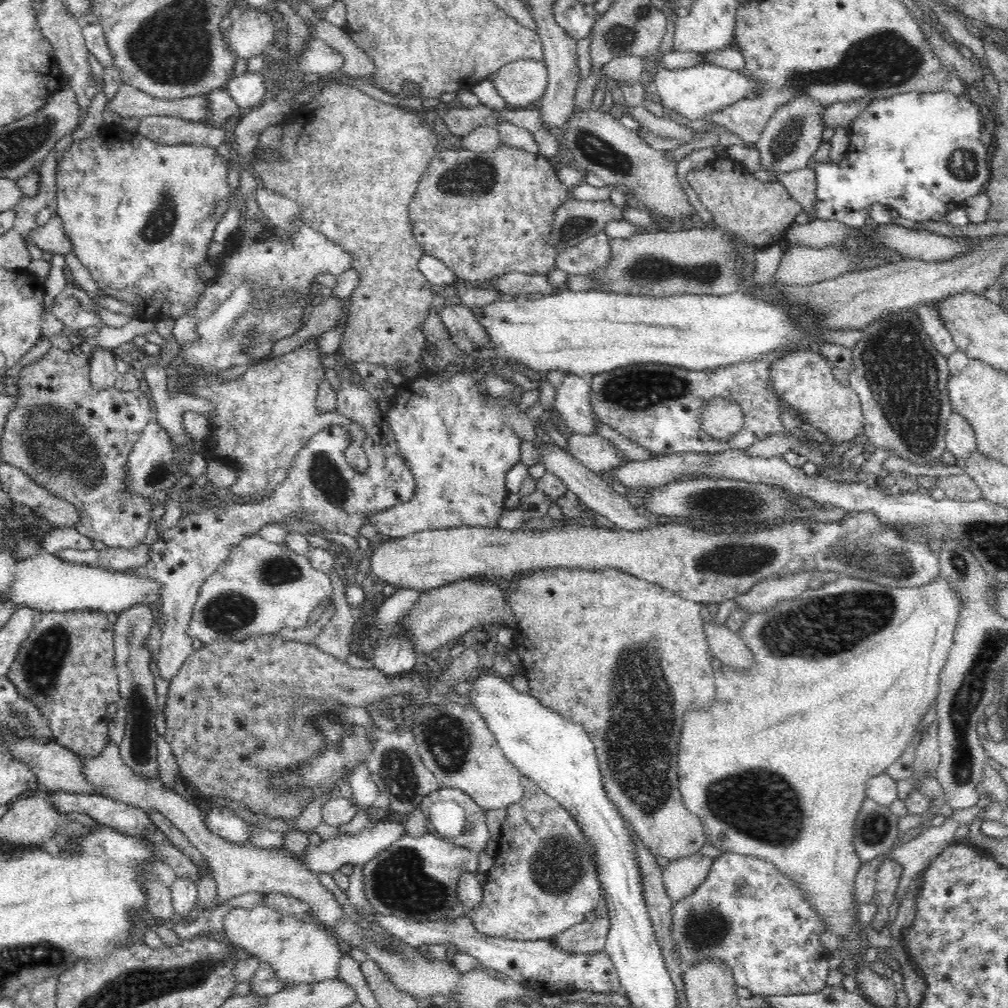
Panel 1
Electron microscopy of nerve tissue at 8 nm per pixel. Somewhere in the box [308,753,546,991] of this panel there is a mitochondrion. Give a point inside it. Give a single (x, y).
(401, 881)

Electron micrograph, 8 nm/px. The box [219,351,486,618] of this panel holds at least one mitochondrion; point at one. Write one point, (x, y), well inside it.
(326, 475)

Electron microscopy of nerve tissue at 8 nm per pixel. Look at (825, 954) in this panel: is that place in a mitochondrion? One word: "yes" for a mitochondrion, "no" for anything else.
no

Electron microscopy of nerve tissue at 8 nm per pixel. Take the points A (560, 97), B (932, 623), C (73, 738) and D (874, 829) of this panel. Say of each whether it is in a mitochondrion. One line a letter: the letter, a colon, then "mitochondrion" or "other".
A: other
B: other
C: other
D: mitochondrion

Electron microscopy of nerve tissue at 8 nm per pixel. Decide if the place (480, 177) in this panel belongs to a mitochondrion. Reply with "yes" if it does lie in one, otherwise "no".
yes

